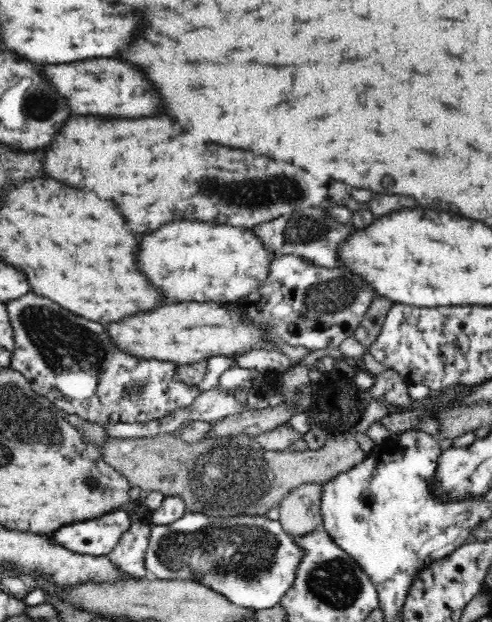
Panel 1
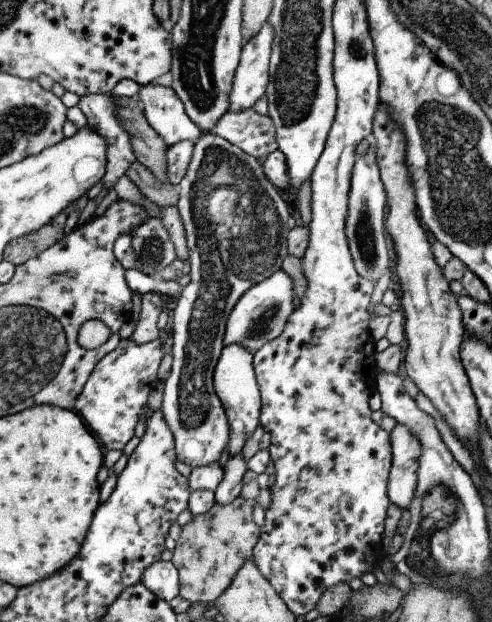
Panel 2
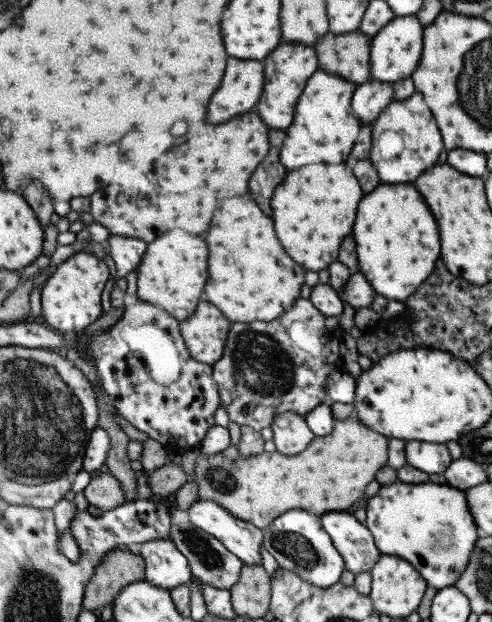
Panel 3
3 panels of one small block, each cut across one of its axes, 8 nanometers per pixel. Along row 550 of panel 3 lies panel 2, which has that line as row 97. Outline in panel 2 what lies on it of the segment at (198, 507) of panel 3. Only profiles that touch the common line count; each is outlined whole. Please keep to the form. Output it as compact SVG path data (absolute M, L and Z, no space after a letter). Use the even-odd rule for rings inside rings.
M265 24L259 36L253 36L243 50L243 62L235 76L235 92L231 96L231 112L243 112L255 108L255 104L267 96L271 86L271 60L275 48L277 28Z

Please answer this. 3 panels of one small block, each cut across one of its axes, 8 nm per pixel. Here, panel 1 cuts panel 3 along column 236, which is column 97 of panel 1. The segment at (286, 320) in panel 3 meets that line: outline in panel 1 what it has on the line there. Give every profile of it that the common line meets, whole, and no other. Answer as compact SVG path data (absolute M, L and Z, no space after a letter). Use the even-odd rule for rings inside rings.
M26 294L22 300L8 304L12 326L16 328L16 352L12 356L12 368L26 374L28 380L32 380L32 388L44 398L48 398L52 404L58 404L68 414L76 414L86 422L106 426L108 422L130 422L130 424L146 424L156 422L164 418L166 414L176 412L178 408L188 408L198 398L198 392L188 390L186 386L178 384L178 380L172 378L174 364L168 362L156 362L156 360L138 360L130 358L126 354L120 354L104 332L102 324L92 322L84 316L76 316L70 310L64 310L56 302L50 302L46 298L38 298L36 294ZM138 380L148 380L148 390L140 394L138 402L132 402L132 398L122 398L130 384Z

